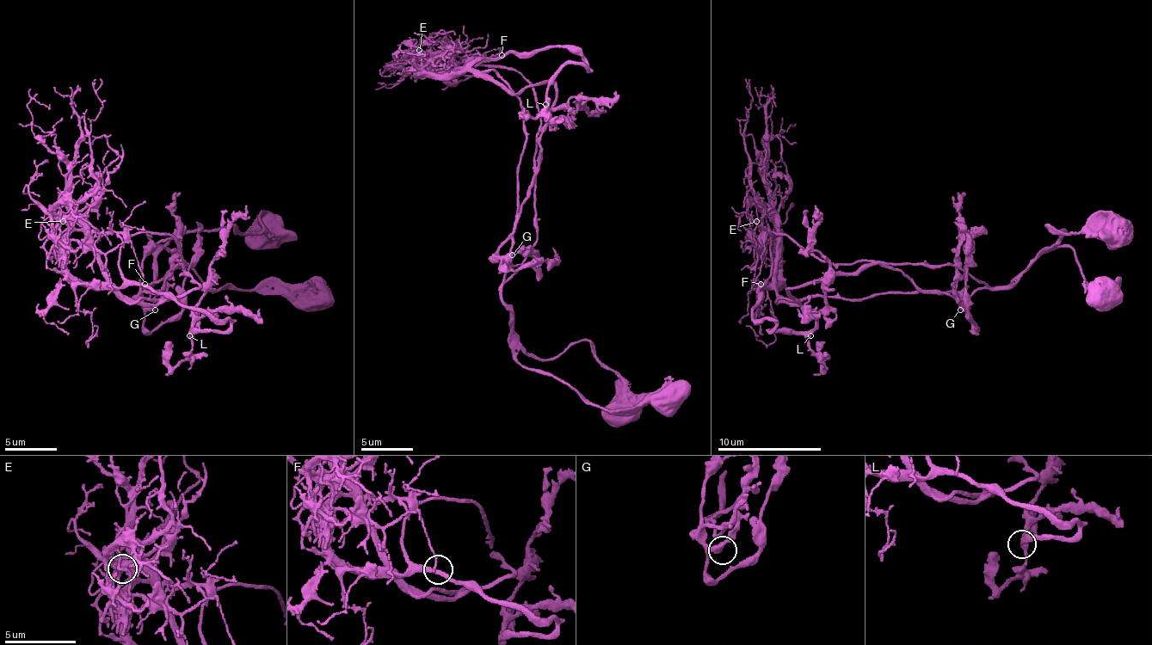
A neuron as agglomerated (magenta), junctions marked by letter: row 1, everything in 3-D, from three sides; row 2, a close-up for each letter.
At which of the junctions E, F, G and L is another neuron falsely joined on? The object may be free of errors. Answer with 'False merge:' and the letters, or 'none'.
False merge: E

